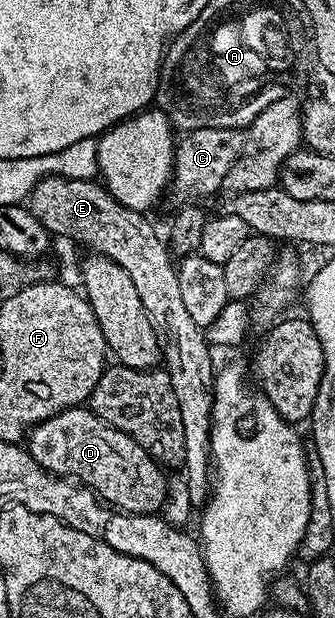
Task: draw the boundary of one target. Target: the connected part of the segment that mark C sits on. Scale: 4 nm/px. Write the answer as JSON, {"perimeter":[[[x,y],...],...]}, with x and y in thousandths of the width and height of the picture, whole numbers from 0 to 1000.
{"perimeter":[[[609,206],[546,214],[519,238],[519,278],[513,307],[531,328],[579,328],[591,319],[654,311],[672,280],[719,251],[728,215],[719,207]]]}

